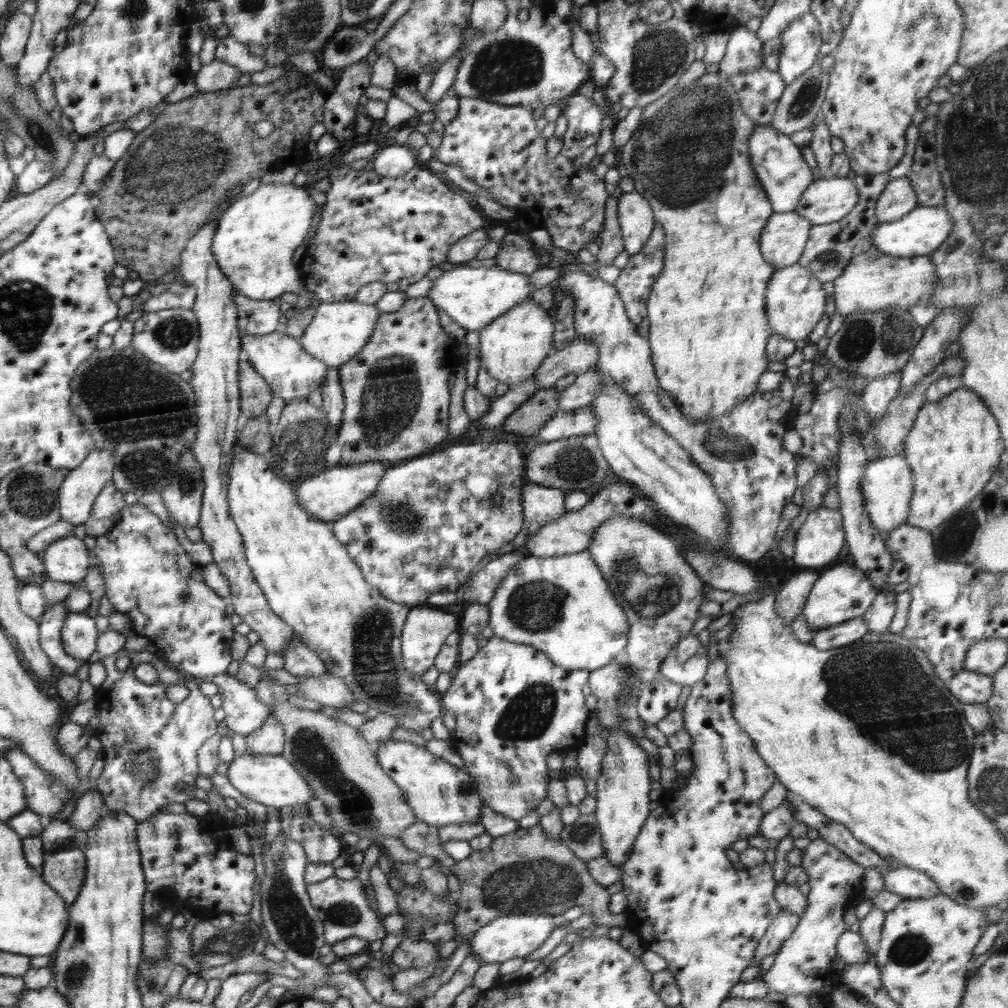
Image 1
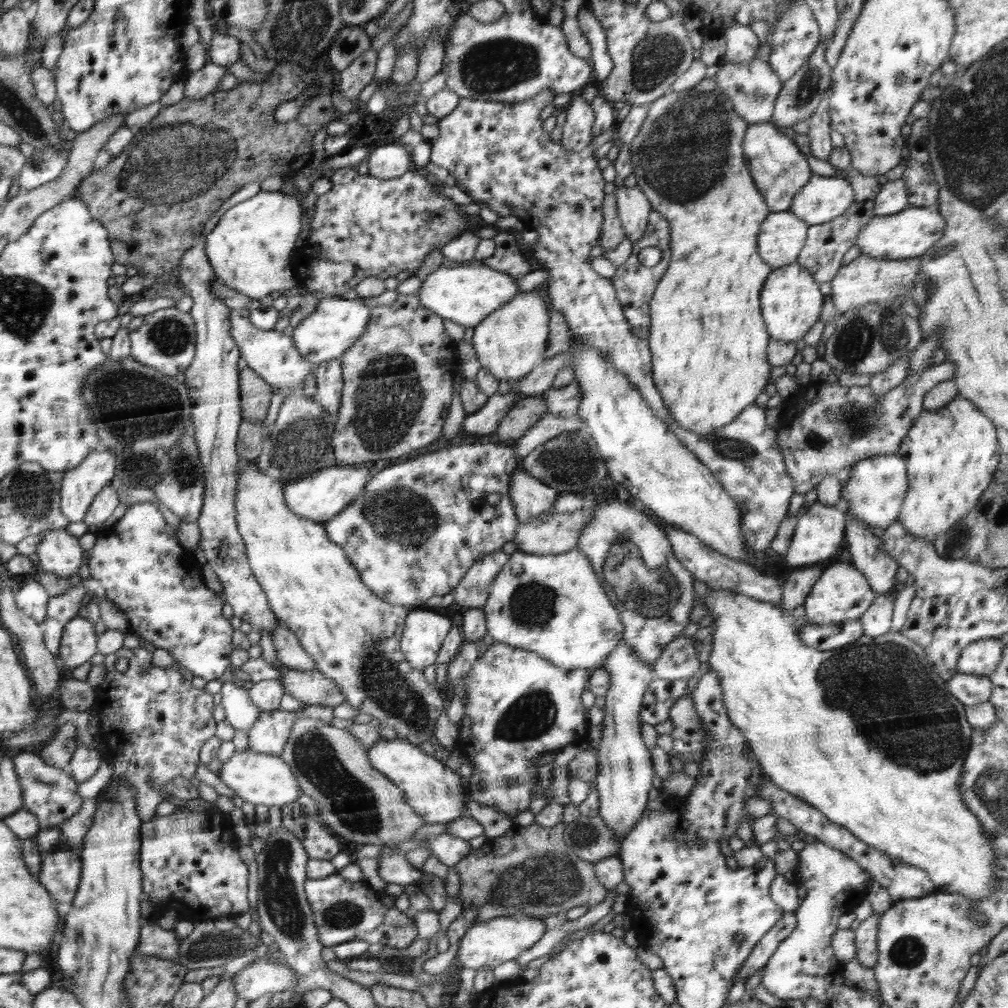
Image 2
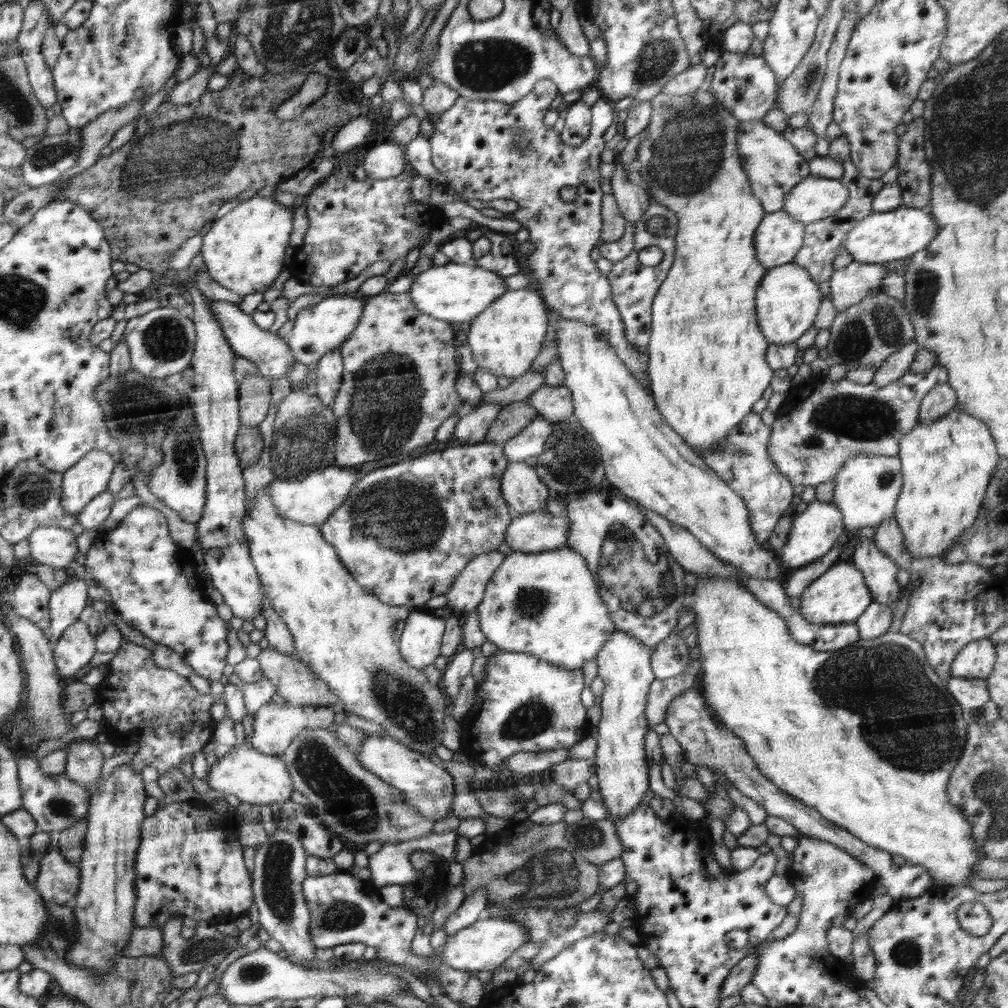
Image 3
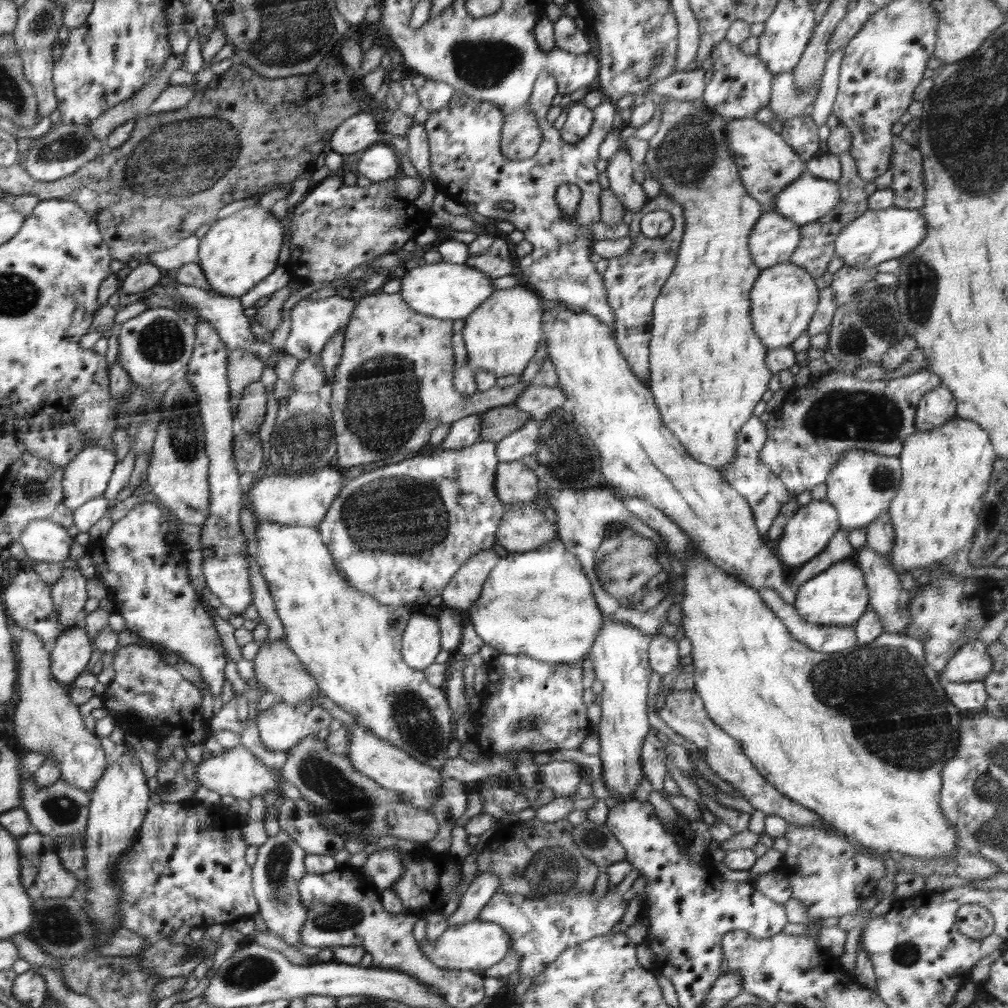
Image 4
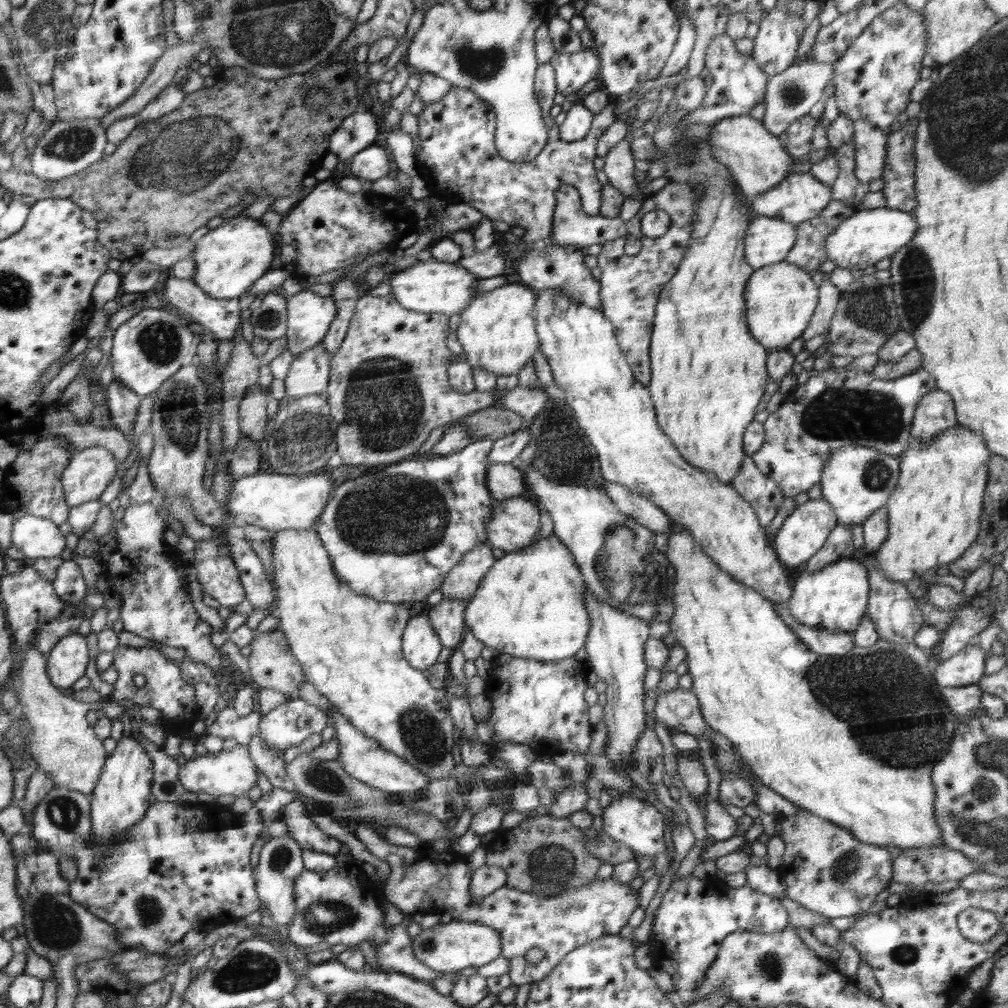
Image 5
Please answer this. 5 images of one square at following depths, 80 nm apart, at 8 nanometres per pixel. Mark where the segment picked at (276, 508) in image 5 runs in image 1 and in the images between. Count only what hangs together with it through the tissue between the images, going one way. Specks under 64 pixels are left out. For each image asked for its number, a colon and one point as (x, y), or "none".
1: (335, 491)
2: (326, 493)
3: (309, 500)
4: (297, 500)

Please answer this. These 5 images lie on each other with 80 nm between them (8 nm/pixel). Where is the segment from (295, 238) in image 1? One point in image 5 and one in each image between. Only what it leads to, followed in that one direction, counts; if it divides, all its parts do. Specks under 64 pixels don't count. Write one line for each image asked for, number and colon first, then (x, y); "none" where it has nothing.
2: (249, 247)
3: (243, 251)
4: (238, 251)
5: (228, 259)

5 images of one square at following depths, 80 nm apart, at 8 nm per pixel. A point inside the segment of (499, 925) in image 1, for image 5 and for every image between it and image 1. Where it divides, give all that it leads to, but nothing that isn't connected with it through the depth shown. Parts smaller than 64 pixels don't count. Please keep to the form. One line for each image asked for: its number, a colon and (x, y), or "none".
2: (487, 944)
3: (487, 943)
4: (478, 944)
5: (453, 945)

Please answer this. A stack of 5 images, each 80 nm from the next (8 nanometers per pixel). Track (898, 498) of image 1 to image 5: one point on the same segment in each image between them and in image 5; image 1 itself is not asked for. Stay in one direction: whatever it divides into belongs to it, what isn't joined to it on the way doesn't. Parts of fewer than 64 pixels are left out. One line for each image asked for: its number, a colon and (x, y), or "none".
2: (874, 490)
3: (866, 489)
4: (861, 486)
5: (857, 480)

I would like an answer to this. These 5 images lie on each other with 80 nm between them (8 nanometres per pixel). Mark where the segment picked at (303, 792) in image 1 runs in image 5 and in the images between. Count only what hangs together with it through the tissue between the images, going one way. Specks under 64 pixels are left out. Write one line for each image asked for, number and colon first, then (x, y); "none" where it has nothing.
2: (259, 778)
3: (258, 778)
4: (237, 772)
5: (233, 772)

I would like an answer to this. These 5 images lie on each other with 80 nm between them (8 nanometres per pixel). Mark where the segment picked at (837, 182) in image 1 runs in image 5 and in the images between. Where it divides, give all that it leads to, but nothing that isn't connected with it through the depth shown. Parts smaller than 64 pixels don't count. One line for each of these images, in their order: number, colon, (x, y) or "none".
2: (821, 199)
3: (815, 198)
4: (808, 198)
5: (799, 197)

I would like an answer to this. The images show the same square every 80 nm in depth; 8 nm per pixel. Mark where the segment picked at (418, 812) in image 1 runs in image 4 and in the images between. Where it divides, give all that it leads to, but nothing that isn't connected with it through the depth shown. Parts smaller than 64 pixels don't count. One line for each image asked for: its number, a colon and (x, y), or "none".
2: (437, 793)
3: (430, 787)
4: (391, 767)

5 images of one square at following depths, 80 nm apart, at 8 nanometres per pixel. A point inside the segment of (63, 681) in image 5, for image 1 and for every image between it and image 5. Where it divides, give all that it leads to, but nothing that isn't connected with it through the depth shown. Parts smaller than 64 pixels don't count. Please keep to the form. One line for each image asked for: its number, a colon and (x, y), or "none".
1: (79, 634)
2: (78, 642)
3: (73, 651)
4: (72, 651)

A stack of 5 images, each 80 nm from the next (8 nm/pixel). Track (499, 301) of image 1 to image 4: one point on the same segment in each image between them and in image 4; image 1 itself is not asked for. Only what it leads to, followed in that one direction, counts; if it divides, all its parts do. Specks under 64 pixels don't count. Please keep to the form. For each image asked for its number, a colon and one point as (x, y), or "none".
2: (467, 294)
3: (456, 293)
4: (444, 290)

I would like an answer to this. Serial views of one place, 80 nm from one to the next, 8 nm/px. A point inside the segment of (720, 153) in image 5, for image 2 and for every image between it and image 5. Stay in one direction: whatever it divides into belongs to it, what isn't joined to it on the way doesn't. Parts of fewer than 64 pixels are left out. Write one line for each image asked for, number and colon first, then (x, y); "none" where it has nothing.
2: (763, 142)
3: (773, 166)
4: (766, 164)

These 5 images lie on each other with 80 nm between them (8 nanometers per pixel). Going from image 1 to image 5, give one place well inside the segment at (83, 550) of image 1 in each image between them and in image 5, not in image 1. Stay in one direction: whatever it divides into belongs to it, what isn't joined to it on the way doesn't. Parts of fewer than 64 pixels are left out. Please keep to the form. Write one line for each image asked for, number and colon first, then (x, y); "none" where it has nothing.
2: (60, 553)
3: (51, 546)
4: (43, 541)
5: (38, 538)

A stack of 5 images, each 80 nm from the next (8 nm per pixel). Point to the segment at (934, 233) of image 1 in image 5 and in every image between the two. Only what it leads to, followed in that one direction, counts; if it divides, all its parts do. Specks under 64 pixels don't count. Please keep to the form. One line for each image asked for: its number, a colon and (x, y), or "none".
2: (908, 234)
3: (881, 237)
4: (877, 235)
5: (868, 236)

